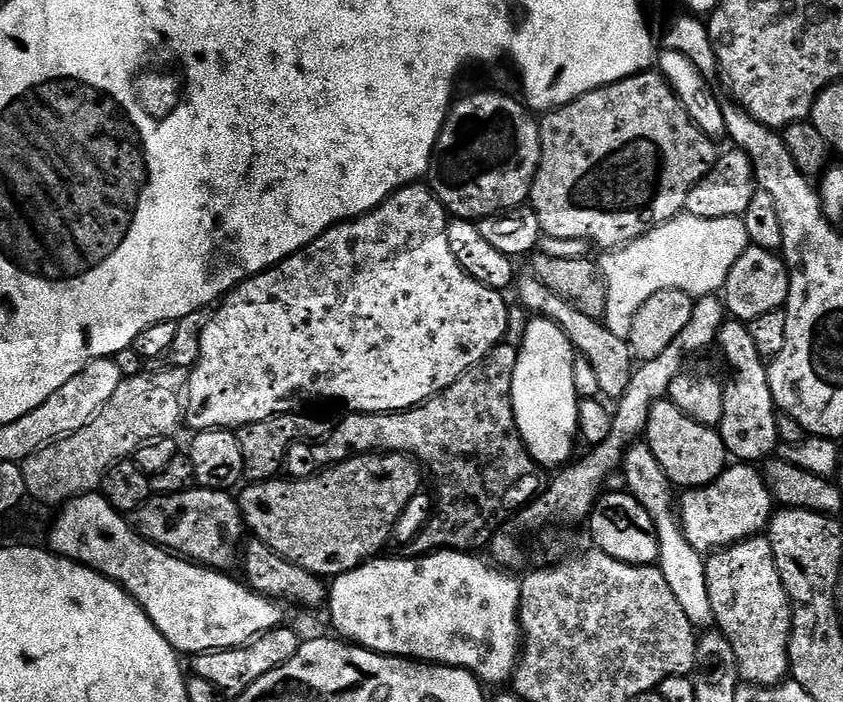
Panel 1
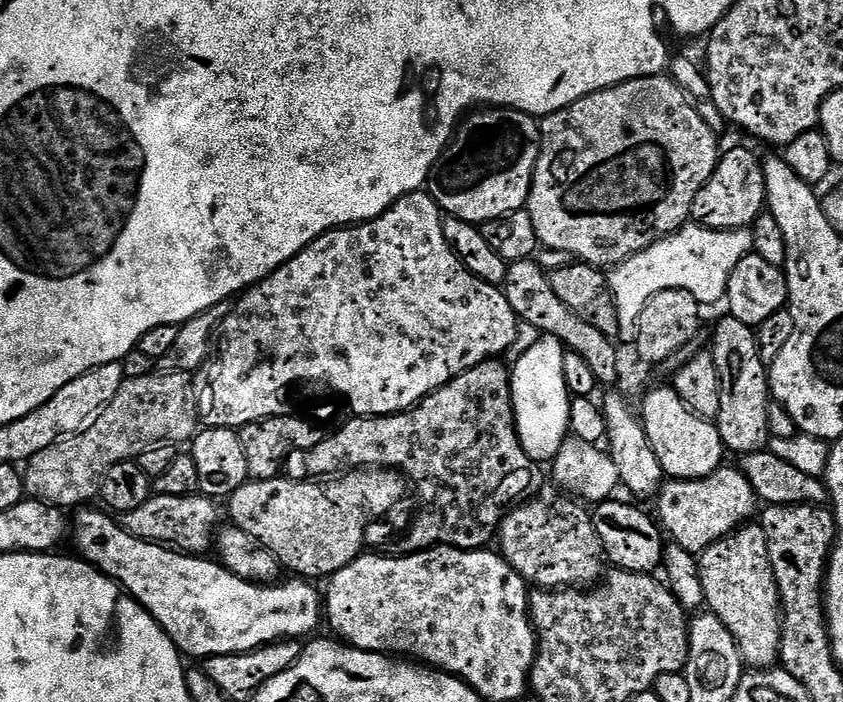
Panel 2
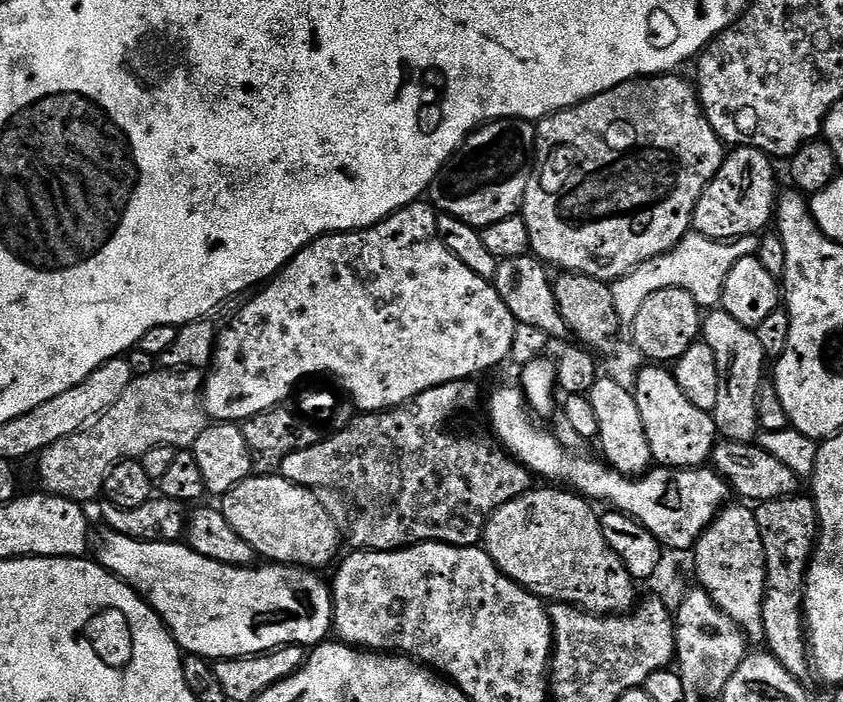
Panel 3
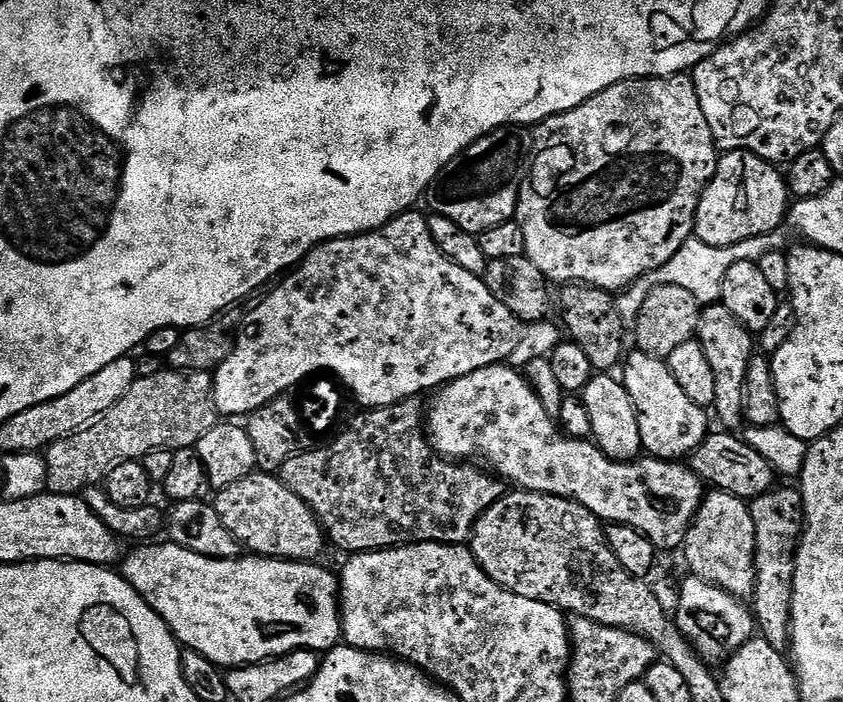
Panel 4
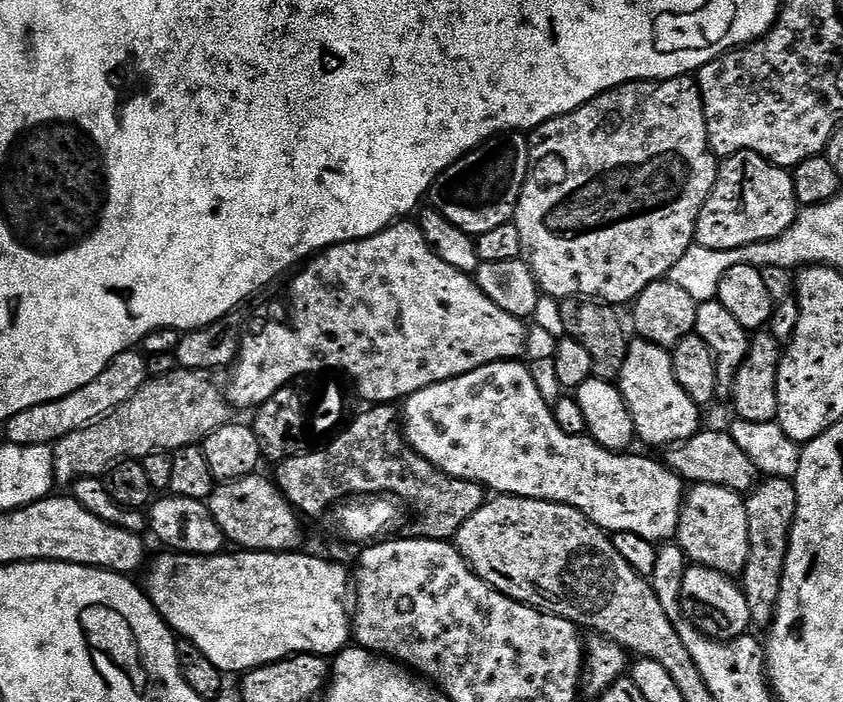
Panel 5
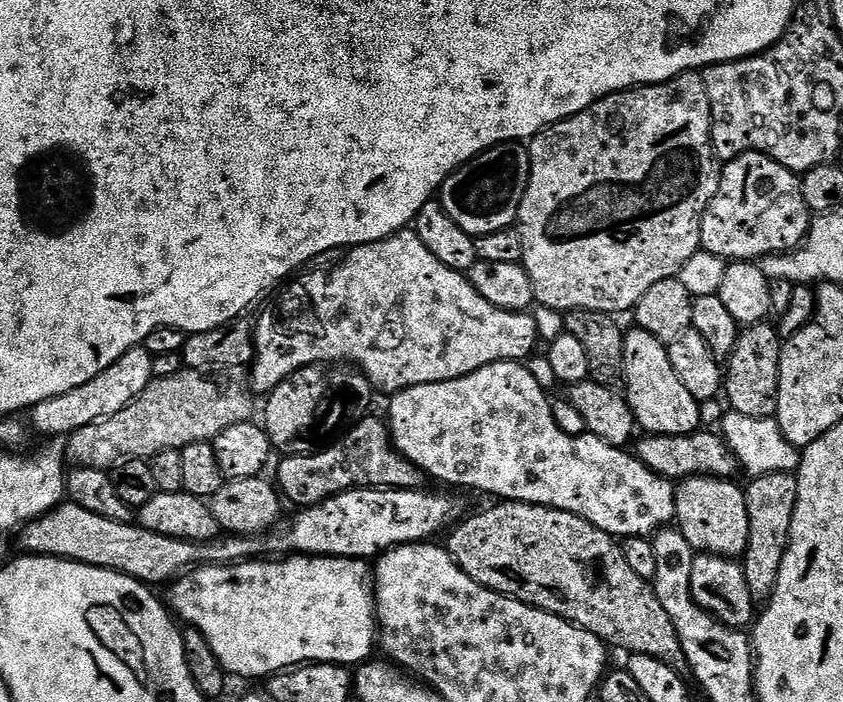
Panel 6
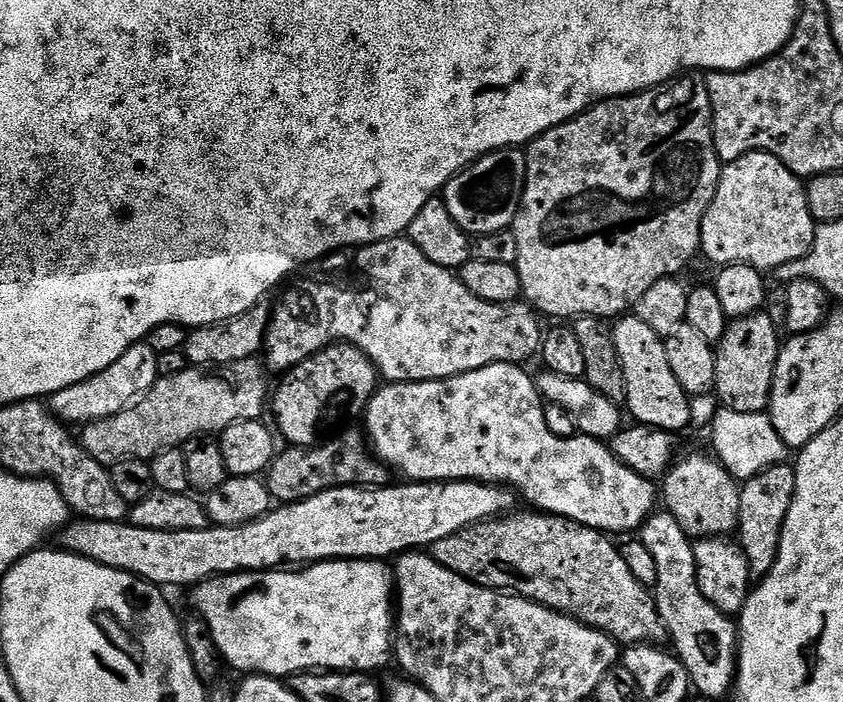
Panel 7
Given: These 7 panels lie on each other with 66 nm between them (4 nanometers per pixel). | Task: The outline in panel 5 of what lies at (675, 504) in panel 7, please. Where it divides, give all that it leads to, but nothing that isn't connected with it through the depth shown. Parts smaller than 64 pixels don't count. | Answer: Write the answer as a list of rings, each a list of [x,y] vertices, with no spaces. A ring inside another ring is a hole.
[[[693,484],[687,489],[684,505],[680,511],[680,527],[678,543],[684,555],[692,564],[701,564],[736,578],[743,573],[746,562],[750,558],[750,518],[746,518],[745,497],[734,490],[726,490],[726,486],[710,486],[709,484]]]

